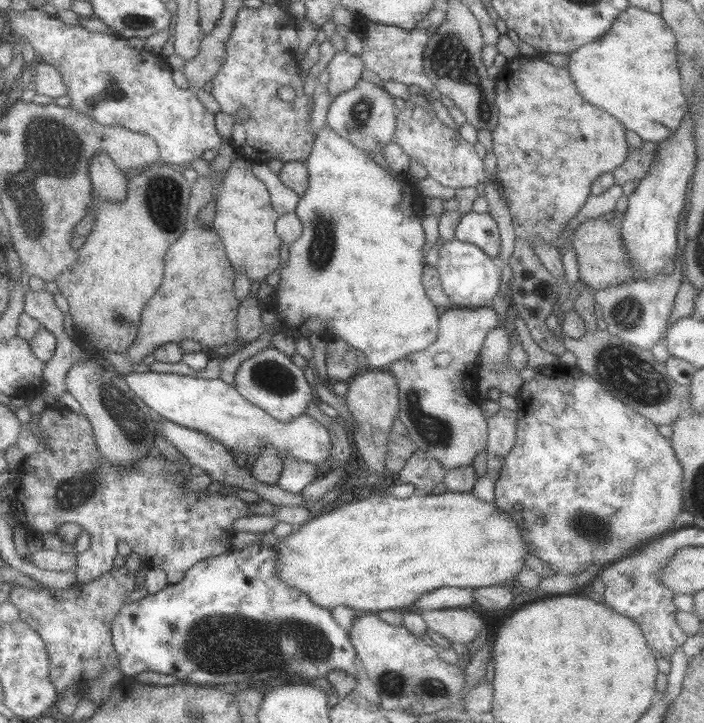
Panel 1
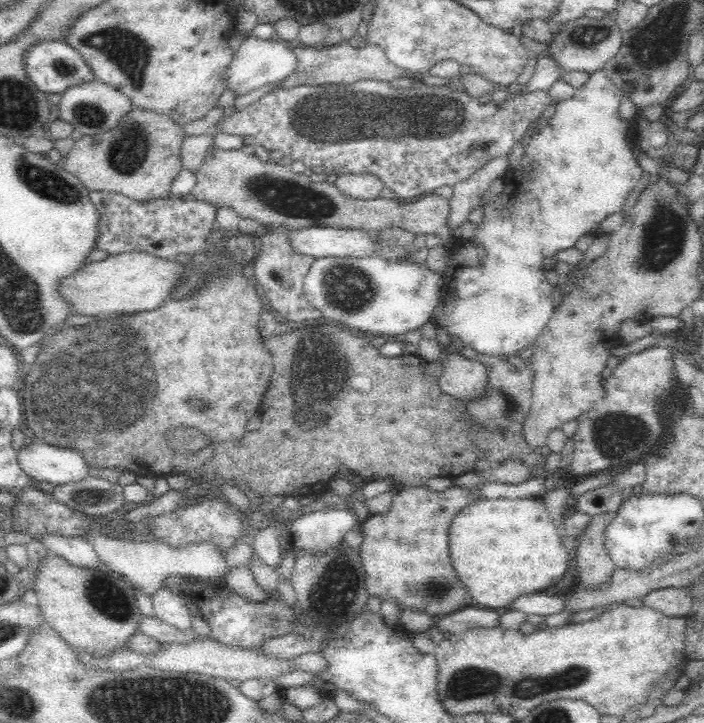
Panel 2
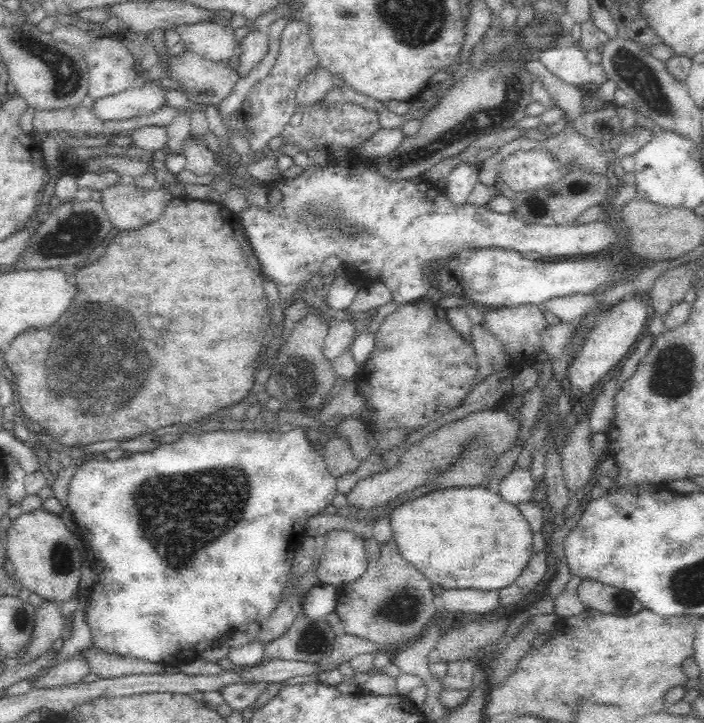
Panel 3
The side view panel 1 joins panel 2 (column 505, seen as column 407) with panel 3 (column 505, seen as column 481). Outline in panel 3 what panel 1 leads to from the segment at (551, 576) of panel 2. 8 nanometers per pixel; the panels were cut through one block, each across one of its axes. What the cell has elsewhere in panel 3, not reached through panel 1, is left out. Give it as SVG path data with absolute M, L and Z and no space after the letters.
M458 487L437 490L393 509L390 524L402 557L443 589L498 591L506 588L522 574L533 555L530 525L518 506L503 500L495 489Z

